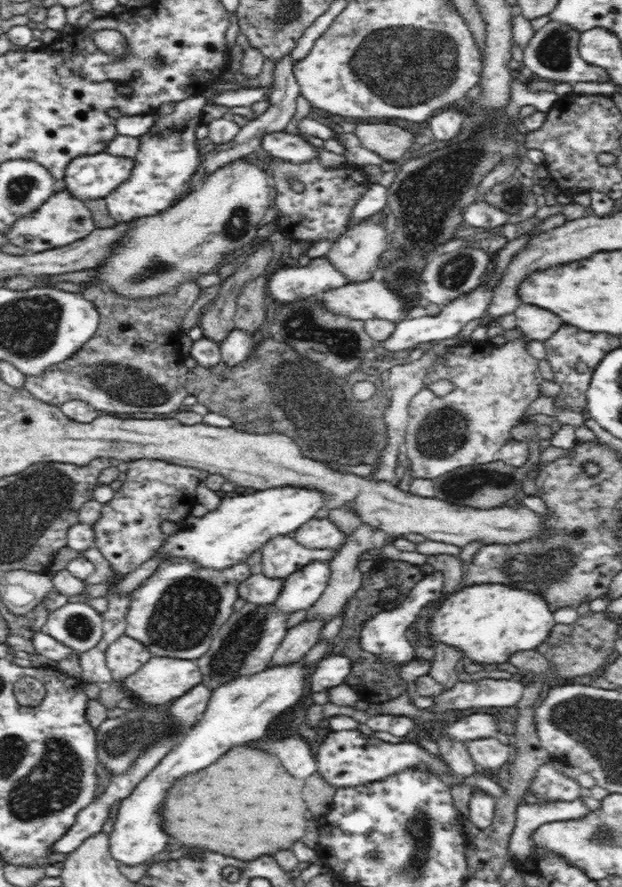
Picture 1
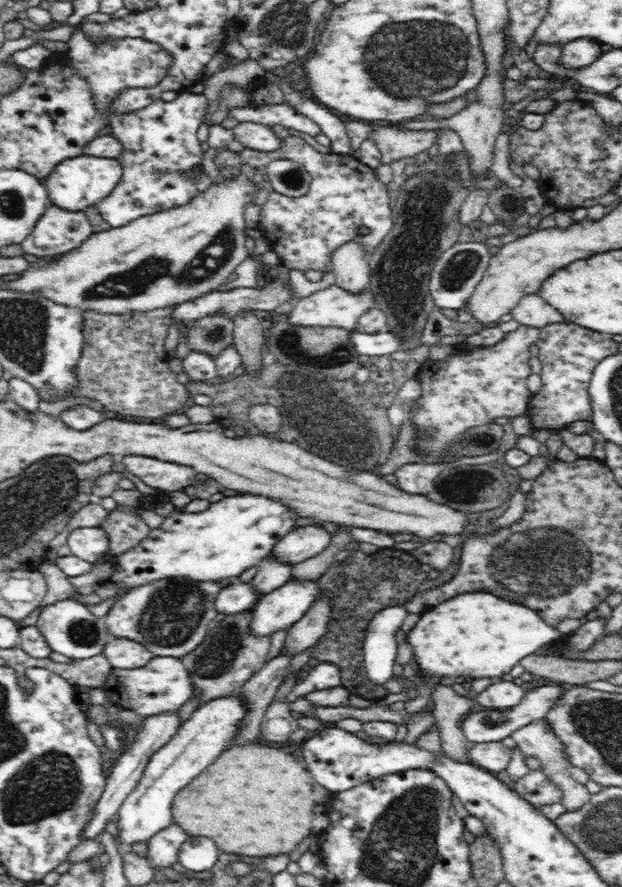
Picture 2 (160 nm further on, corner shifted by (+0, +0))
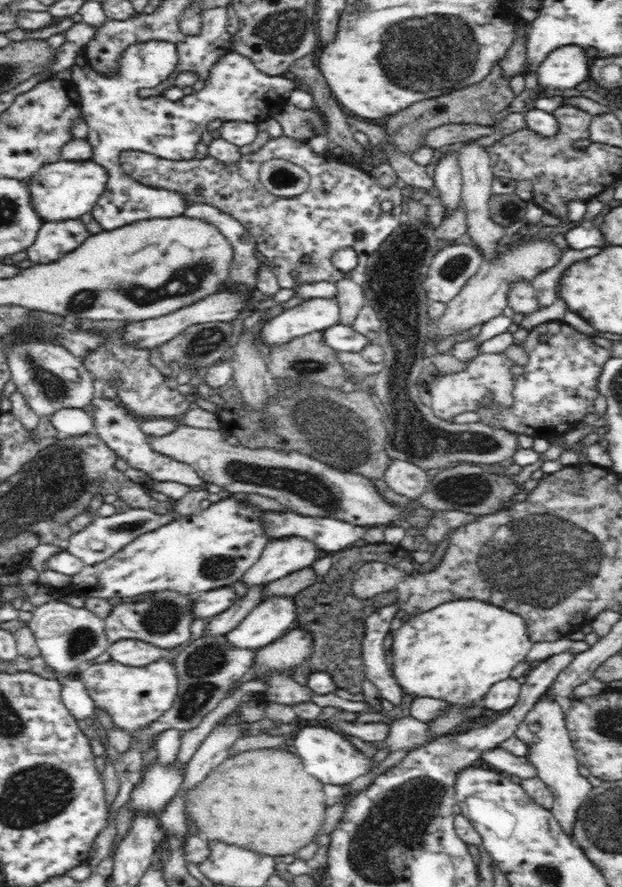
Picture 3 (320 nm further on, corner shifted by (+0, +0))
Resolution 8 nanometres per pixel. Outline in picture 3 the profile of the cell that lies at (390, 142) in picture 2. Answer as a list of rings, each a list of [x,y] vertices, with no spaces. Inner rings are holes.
[[[445,124],[433,128],[425,136],[425,146],[430,148],[440,148],[456,142],[464,142],[468,139],[475,139],[483,134],[480,124]]]

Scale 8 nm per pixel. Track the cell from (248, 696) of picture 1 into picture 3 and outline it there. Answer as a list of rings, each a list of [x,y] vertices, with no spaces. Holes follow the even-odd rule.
[[[152,766],[144,770],[140,782],[132,792],[130,808],[152,814],[163,810],[180,789],[182,772],[182,768],[174,770],[174,766]]]

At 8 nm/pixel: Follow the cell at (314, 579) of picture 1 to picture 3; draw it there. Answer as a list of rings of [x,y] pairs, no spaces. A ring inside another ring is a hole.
[[[273,596],[262,600],[234,627],[234,630],[227,632],[226,643],[236,647],[236,649],[250,649],[256,651],[257,649],[270,644],[274,640],[278,640],[286,633],[286,628],[292,626],[294,618],[296,618],[296,605],[291,597]]]

